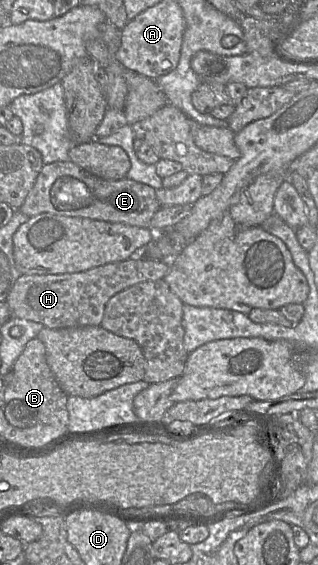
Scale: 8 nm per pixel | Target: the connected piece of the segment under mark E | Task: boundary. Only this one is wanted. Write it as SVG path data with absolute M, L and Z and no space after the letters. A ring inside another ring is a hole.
M56 161L44 164L19 210L29 217L51 213L150 228L151 220L160 208L156 190L148 185L127 177L104 180L86 172L72 161Z

